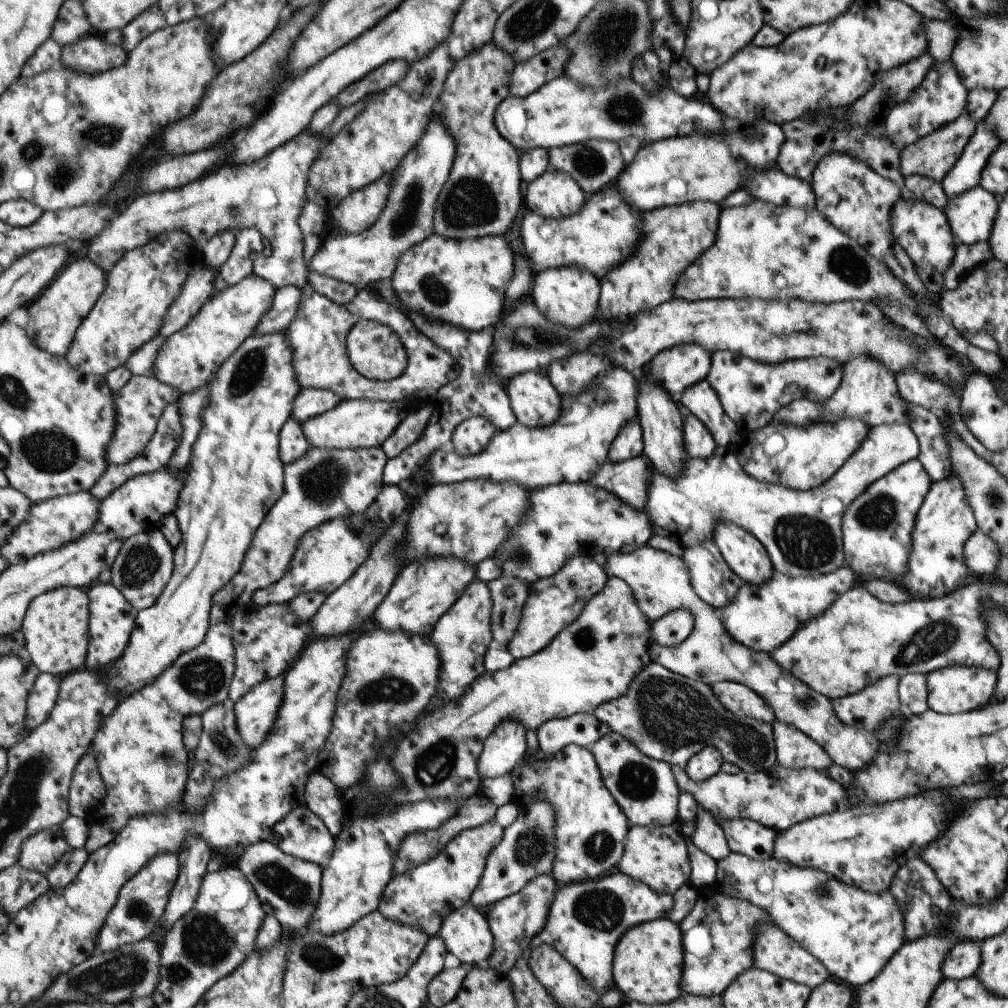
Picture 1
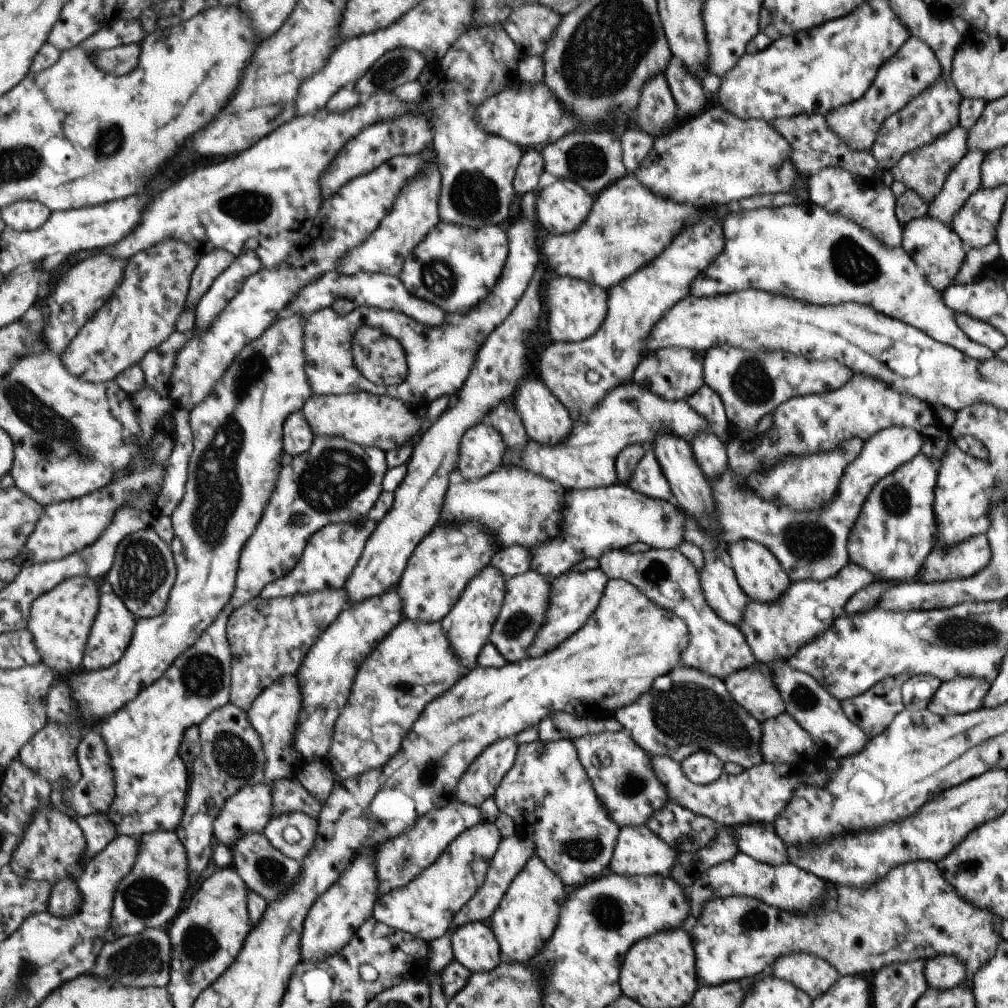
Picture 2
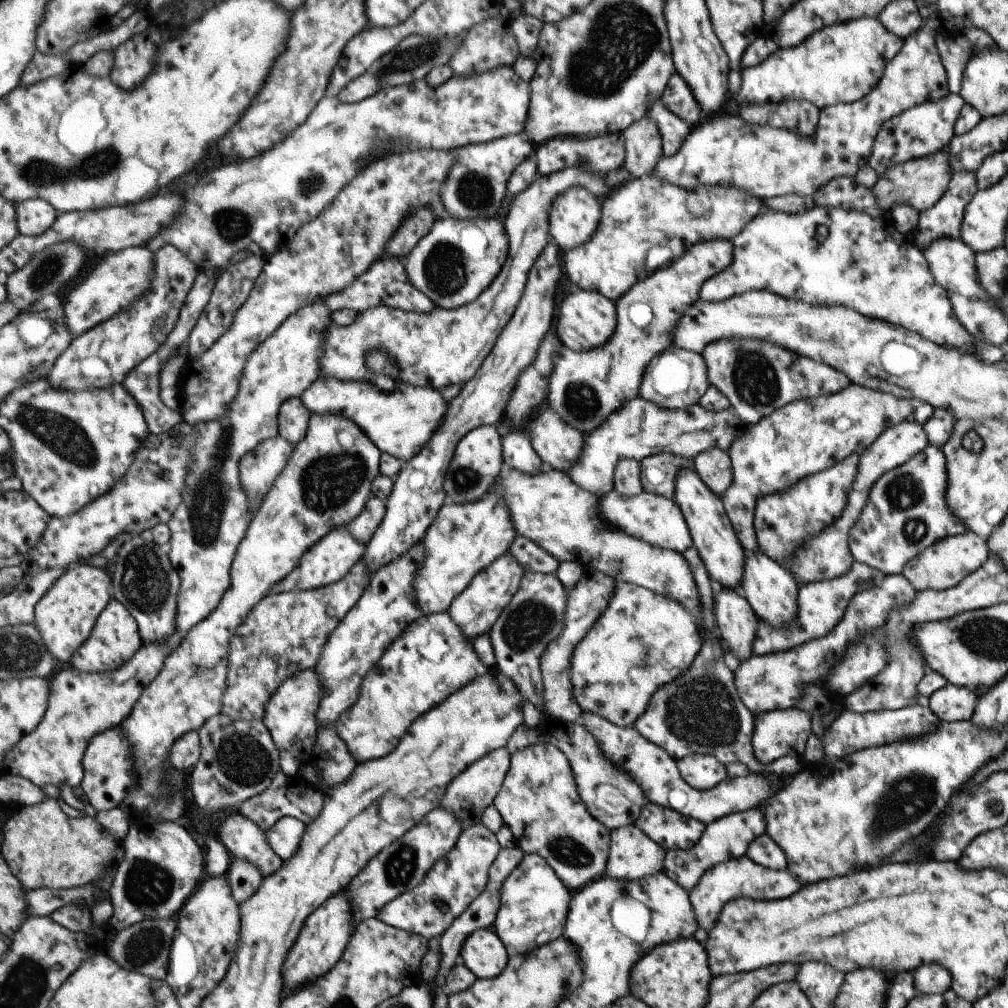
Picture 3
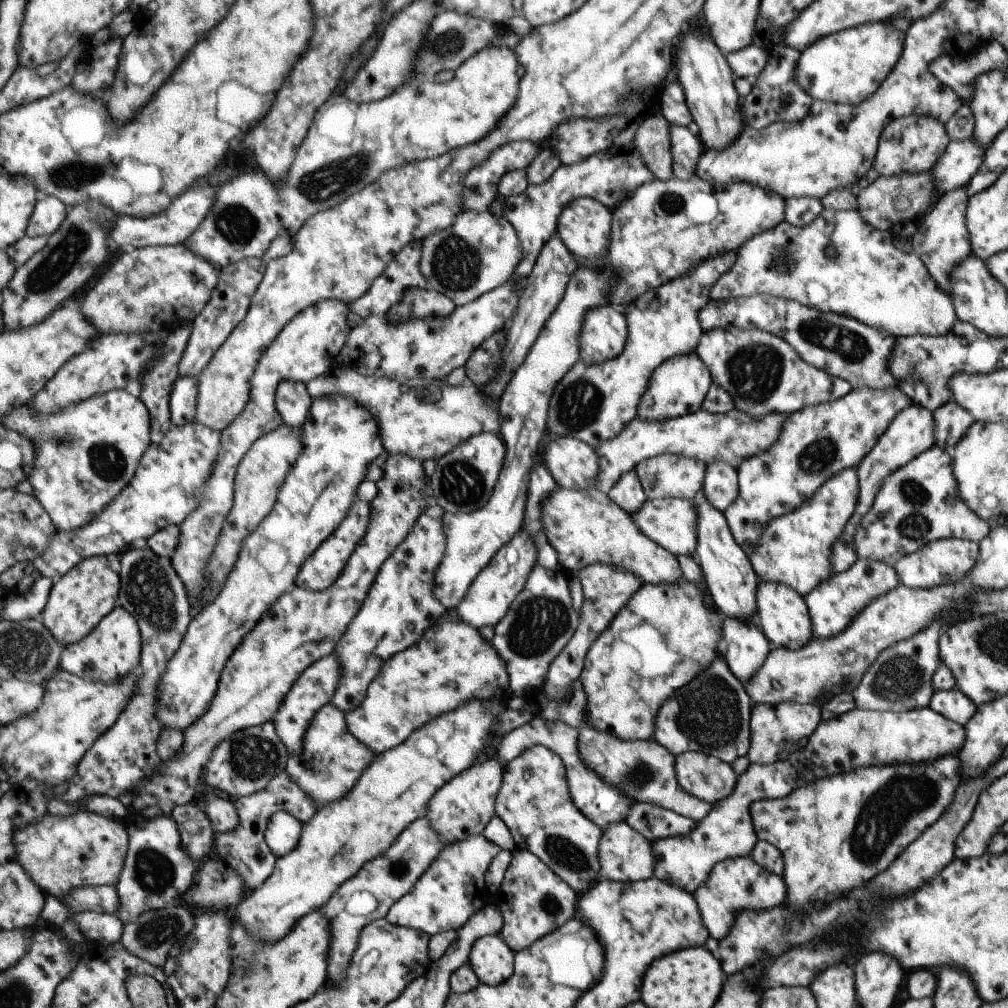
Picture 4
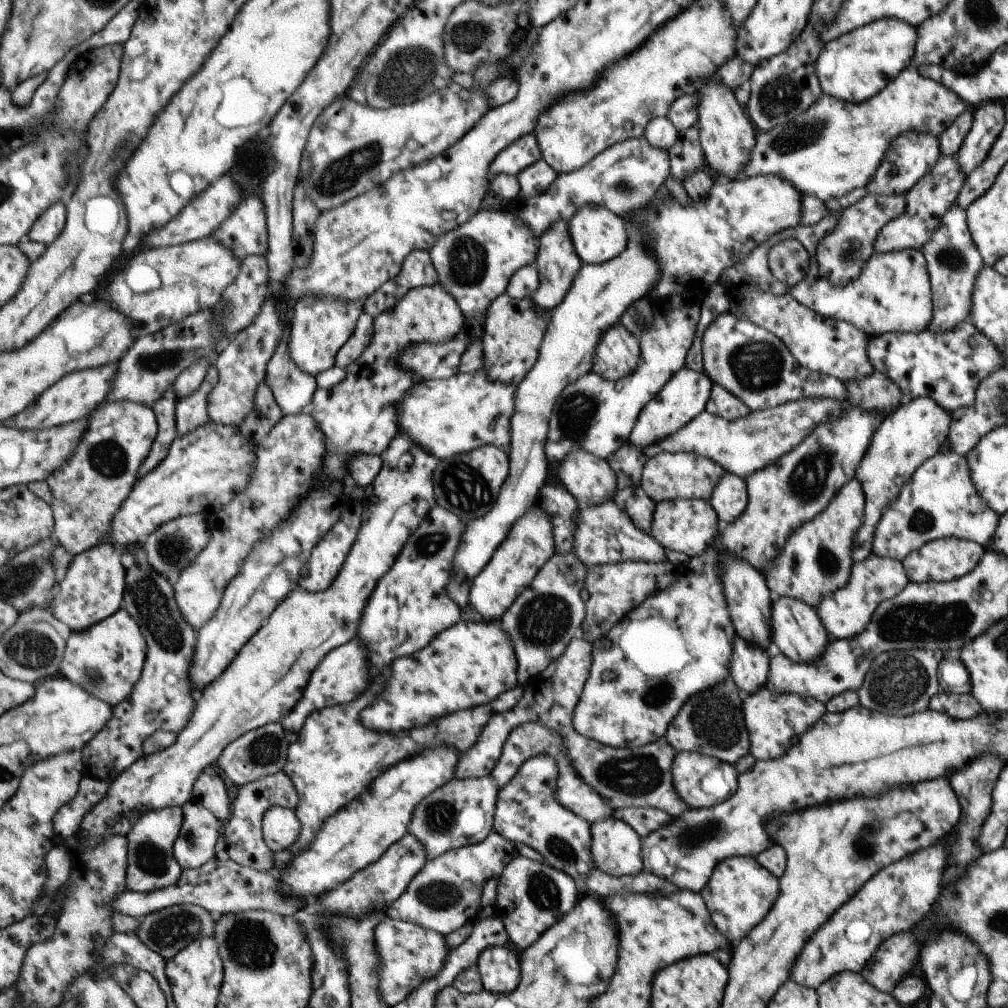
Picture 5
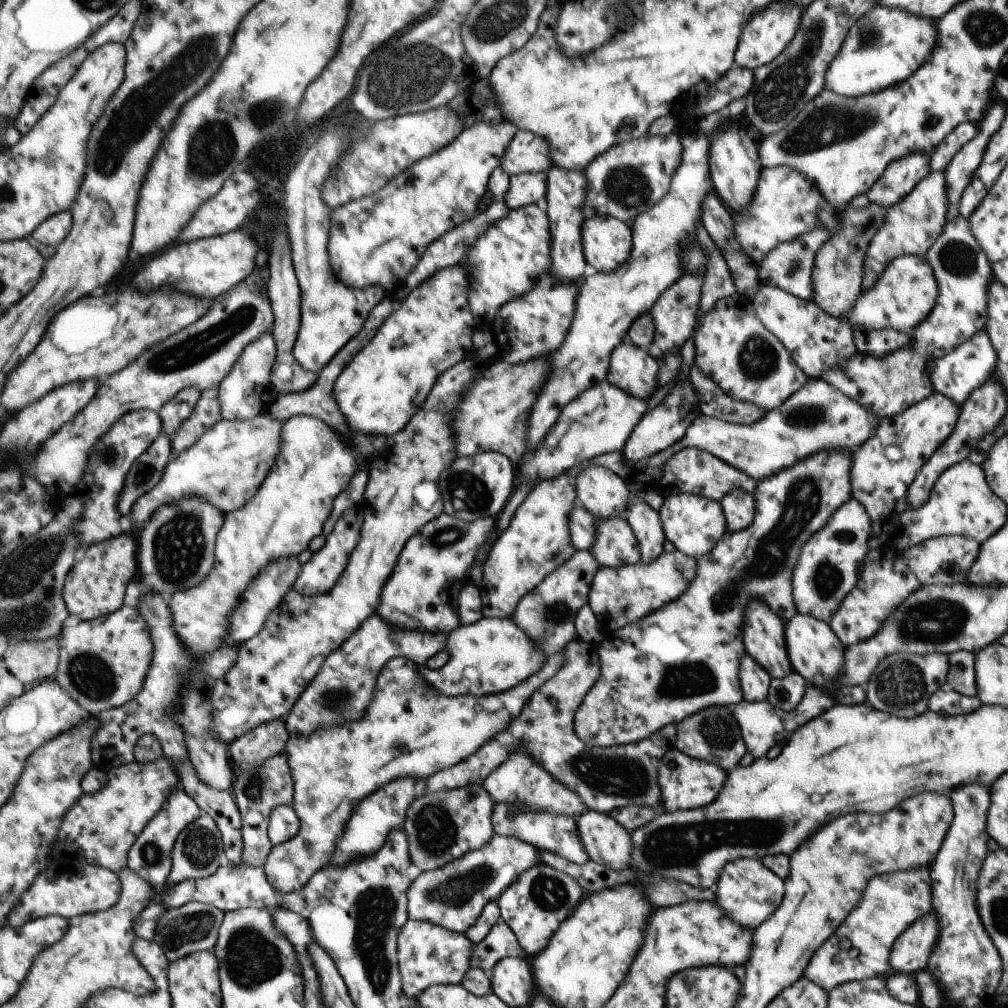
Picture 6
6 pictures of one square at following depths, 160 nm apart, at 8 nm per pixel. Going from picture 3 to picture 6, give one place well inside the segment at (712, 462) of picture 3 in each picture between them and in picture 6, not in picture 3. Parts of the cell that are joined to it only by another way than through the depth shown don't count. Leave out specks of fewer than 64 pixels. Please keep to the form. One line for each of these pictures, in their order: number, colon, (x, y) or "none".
4: (720, 485)
5: (728, 499)
6: (737, 506)

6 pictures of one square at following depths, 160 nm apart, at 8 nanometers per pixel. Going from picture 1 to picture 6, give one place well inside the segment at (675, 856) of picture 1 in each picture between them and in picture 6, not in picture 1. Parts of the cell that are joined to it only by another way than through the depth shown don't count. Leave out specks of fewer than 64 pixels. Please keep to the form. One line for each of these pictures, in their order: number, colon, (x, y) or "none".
2: (638, 851)
3: (633, 856)
4: (624, 856)
5: (616, 848)
6: (607, 842)

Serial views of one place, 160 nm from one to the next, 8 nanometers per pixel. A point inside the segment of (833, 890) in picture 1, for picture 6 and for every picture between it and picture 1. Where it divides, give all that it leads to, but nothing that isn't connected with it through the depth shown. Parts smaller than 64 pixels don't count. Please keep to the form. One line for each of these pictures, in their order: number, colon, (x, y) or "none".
2: (786, 886)
3: (740, 877)
4: (737, 884)
5: (739, 893)
6: (748, 892)

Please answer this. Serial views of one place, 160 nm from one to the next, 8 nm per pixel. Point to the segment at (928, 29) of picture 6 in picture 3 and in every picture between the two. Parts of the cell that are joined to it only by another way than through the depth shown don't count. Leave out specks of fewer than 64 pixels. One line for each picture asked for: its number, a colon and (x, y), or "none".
3: (841, 63)
4: (846, 67)
5: (853, 67)

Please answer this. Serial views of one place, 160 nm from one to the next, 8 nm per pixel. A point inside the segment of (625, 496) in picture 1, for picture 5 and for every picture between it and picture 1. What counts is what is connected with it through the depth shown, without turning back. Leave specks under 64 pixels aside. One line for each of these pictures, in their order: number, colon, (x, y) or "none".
2: (648, 479)
3: (659, 471)
4: (665, 476)
5: (684, 475)

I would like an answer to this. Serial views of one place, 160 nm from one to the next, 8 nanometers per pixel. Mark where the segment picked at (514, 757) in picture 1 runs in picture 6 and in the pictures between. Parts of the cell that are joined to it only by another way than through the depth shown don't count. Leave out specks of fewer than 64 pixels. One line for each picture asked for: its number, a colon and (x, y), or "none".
2: (482, 780)
3: (468, 796)
4: (464, 807)
5: (461, 813)
6: (442, 828)

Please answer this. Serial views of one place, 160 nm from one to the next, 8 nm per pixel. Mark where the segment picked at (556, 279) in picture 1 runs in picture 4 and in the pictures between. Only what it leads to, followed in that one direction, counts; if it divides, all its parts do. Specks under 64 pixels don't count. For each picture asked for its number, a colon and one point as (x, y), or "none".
2: (575, 309)
3: (587, 320)
4: (605, 333)

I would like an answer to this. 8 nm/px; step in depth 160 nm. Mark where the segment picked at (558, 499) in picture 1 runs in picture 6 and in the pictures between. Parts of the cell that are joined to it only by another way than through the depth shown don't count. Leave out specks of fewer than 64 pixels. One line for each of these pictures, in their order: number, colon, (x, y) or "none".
2: (598, 520)
3: (657, 520)
4: (671, 523)
5: (690, 526)
6: (692, 523)

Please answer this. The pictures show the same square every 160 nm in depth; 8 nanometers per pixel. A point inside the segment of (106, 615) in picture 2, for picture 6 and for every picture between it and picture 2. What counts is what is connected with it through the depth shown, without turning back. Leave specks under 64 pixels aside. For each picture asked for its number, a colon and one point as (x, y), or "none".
3: (116, 639)
4: (113, 650)
5: (108, 659)
6: (104, 662)

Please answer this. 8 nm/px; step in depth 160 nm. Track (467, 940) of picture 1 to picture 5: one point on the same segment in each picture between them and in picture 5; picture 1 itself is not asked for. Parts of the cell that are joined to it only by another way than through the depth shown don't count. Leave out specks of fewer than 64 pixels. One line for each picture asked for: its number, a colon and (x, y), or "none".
2: (476, 945)
3: (485, 953)
4: (494, 961)
5: (501, 971)

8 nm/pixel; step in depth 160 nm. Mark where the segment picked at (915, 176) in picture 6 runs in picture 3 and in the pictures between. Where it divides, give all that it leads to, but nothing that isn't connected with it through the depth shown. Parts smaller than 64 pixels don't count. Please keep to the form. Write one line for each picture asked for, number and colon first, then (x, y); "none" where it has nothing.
3: (925, 129)
4: (911, 144)
5: (909, 156)

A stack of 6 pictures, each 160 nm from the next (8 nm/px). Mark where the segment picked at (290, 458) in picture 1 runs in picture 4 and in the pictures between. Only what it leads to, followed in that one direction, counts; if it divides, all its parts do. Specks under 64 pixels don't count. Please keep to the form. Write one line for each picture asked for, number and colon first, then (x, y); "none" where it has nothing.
2: (298, 435)
3: (294, 418)
4: (294, 402)

